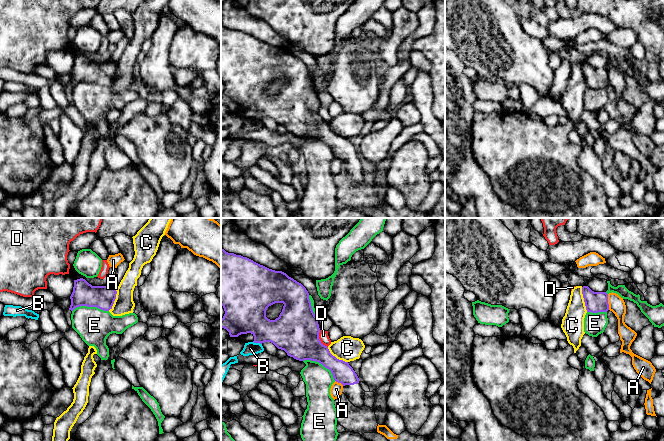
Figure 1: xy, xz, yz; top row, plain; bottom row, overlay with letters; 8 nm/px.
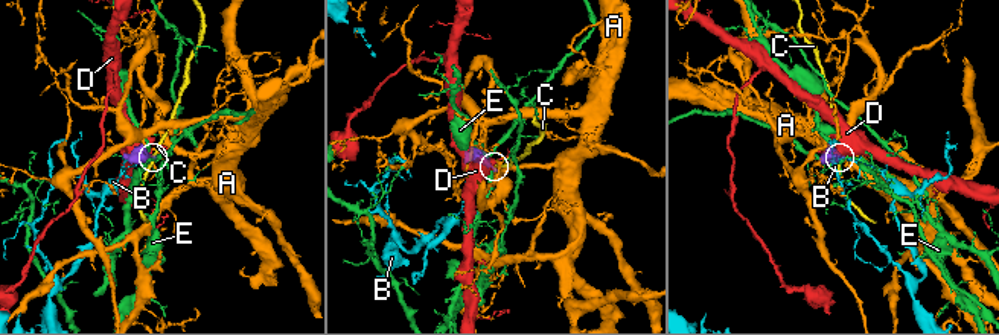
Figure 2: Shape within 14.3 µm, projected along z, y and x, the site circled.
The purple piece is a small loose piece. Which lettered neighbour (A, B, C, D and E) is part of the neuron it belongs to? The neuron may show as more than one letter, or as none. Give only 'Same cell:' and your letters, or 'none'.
Same cell: none

